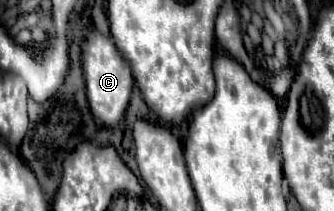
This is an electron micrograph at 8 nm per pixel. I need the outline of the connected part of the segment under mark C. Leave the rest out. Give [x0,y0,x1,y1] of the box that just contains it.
[82,29,134,127]

